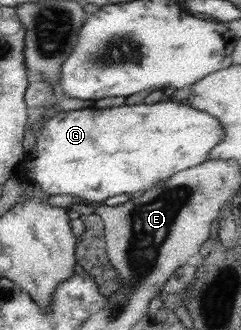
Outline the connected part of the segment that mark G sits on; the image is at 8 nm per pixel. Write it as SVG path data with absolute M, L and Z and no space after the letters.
M153 103L153 105L123 105L123 107L113 107L113 109L103 109L93 107L91 109L80 109L73 111L57 112L55 116L49 118L41 130L37 132L36 141L37 144L33 150L29 150L25 154L25 160L19 164L19 170L17 170L17 179L23 179L23 181L33 181L35 185L41 187L43 193L47 195L73 195L73 197L79 197L83 201L89 201L91 203L103 203L108 197L114 195L123 195L125 193L132 194L135 191L143 189L147 191L153 188L155 185L160 185L165 180L171 179L171 176L186 170L190 167L201 165L205 160L210 159L211 148L215 148L225 136L225 129L223 125L219 123L219 119L215 119L213 115L203 113L199 109L191 109L187 105L181 105L181 103Z

